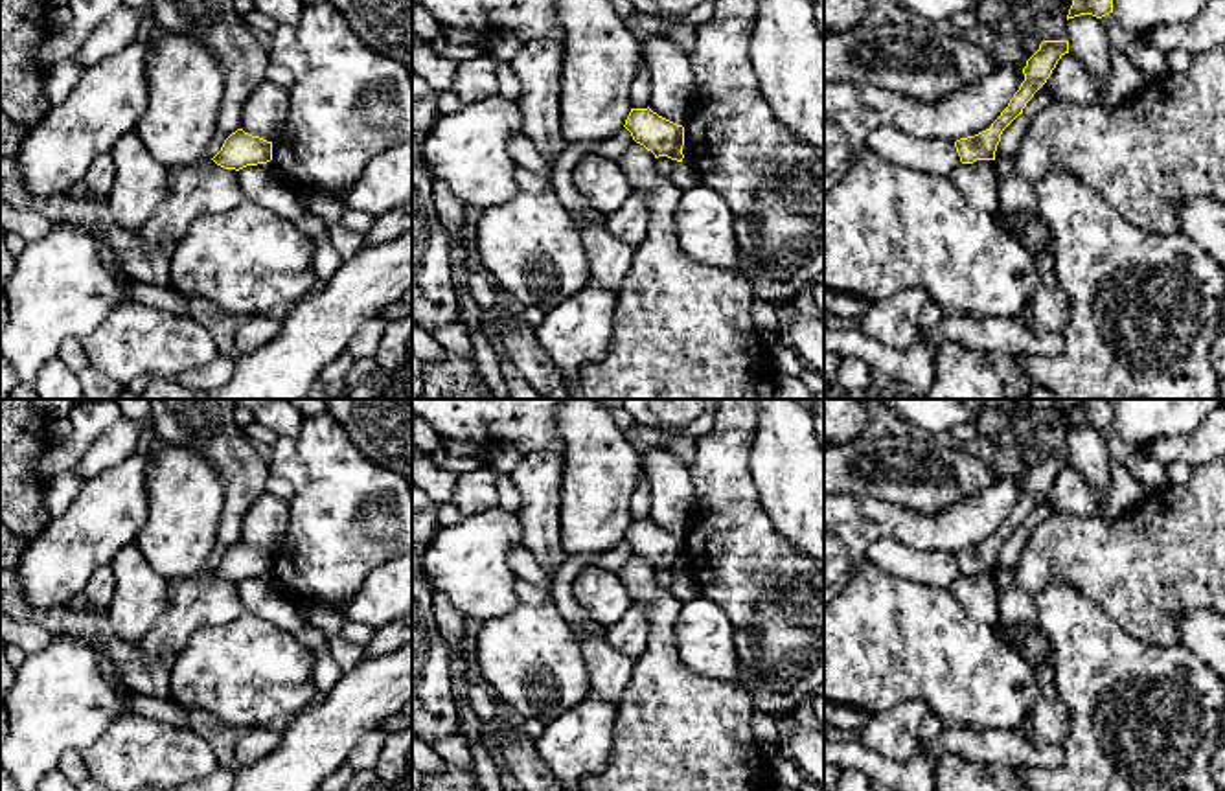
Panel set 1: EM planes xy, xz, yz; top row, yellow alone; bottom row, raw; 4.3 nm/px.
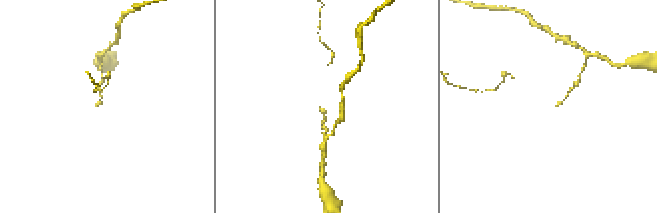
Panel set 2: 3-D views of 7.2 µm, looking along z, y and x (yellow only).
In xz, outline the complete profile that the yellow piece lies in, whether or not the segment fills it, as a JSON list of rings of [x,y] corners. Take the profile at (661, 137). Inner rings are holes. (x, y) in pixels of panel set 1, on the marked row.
[[[631,109],[625,125],[633,140],[658,156],[682,162],[684,127],[647,109]]]

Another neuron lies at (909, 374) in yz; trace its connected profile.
[[[824,324],[824,351],[863,359],[872,373],[868,394],[874,399],[922,399],[934,381],[934,350],[922,342],[899,351],[861,329],[831,329]]]

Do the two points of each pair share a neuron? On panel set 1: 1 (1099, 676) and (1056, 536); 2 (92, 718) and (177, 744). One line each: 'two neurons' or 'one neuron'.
1: two neurons
2: two neurons

